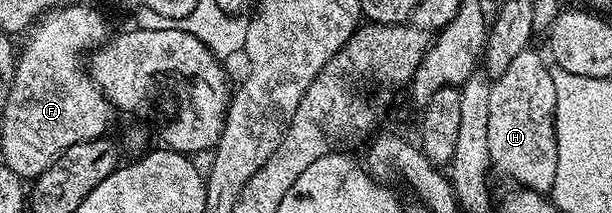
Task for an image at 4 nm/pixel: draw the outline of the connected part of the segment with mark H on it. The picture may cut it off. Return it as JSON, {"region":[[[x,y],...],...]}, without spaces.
{"region":[[[529,49],[518,53],[518,57],[514,57],[513,63],[506,69],[506,73],[502,73],[502,77],[498,77],[492,83],[490,89],[490,125],[486,129],[486,141],[490,145],[490,157],[492,158],[493,168],[498,172],[501,171],[508,179],[513,179],[513,184],[519,185],[521,188],[529,191],[538,191],[541,193],[551,192],[554,185],[554,173],[558,169],[558,149],[556,148],[556,98],[554,97],[554,77],[552,76],[549,64],[539,55],[535,49]]]}

